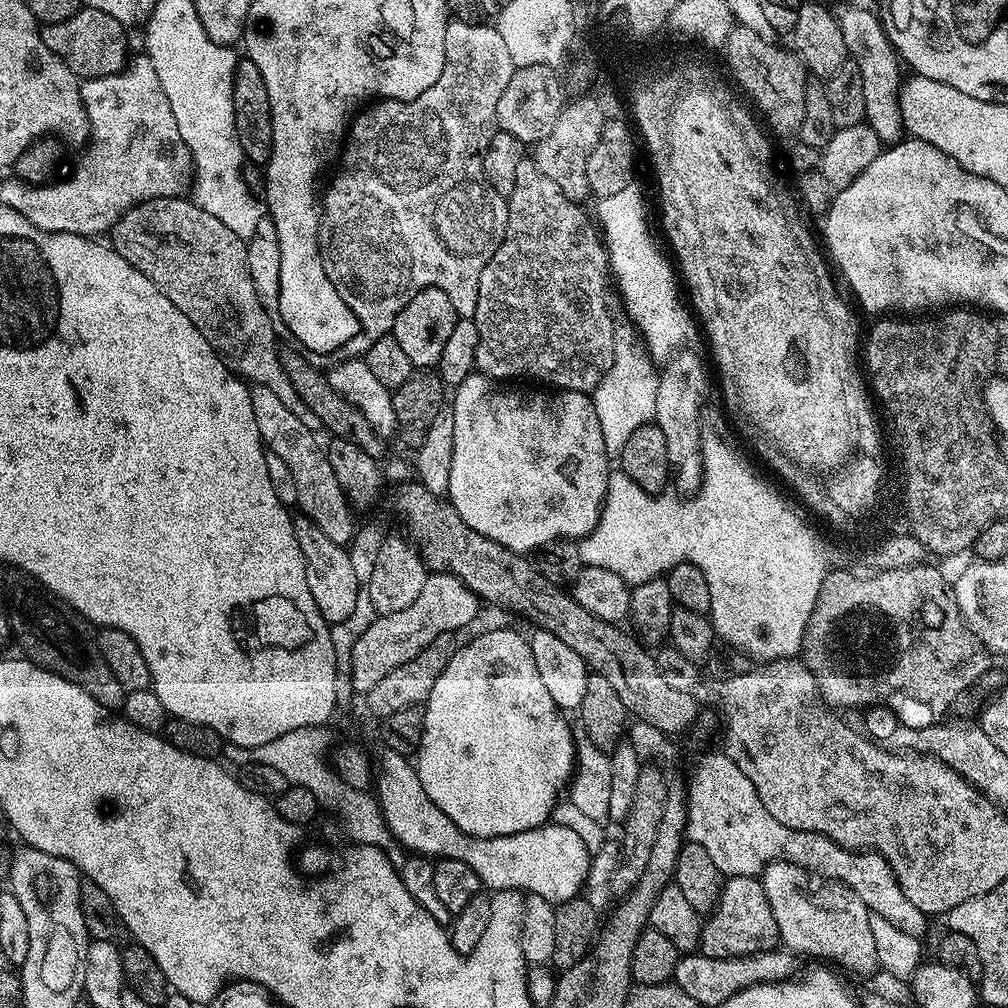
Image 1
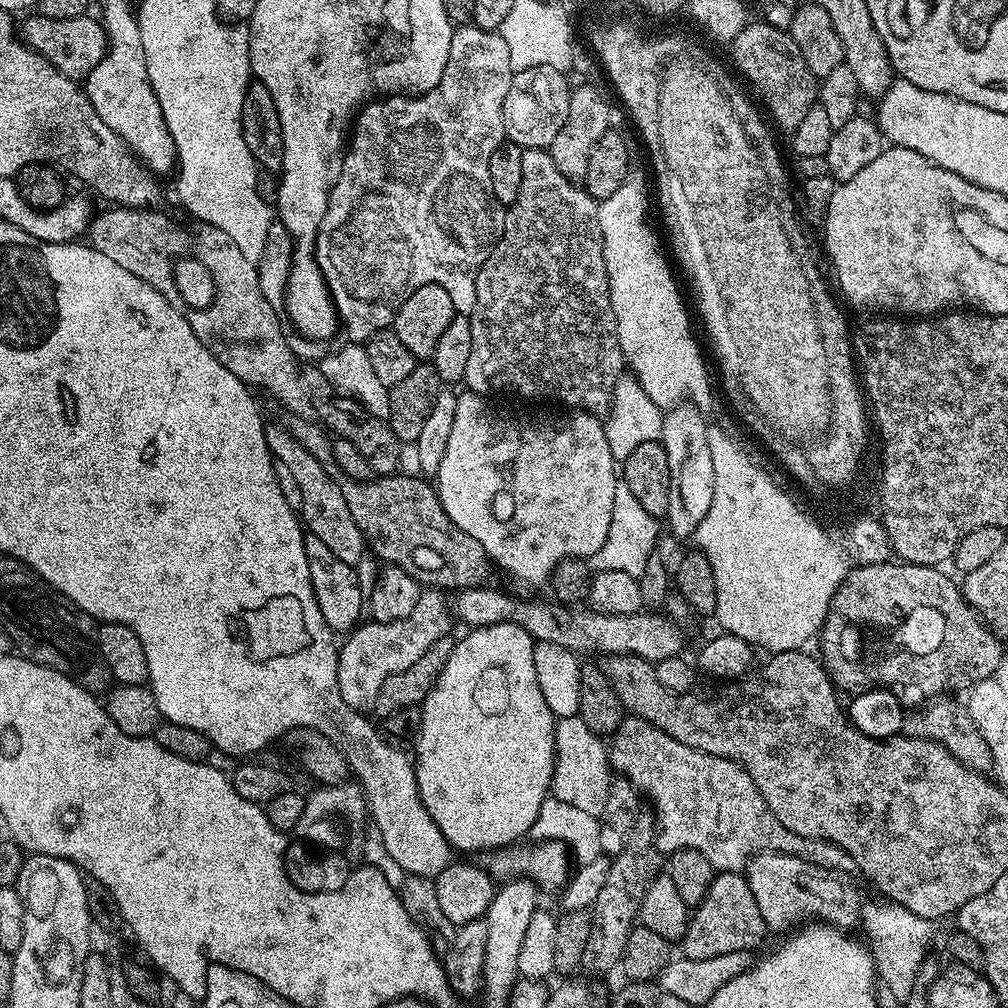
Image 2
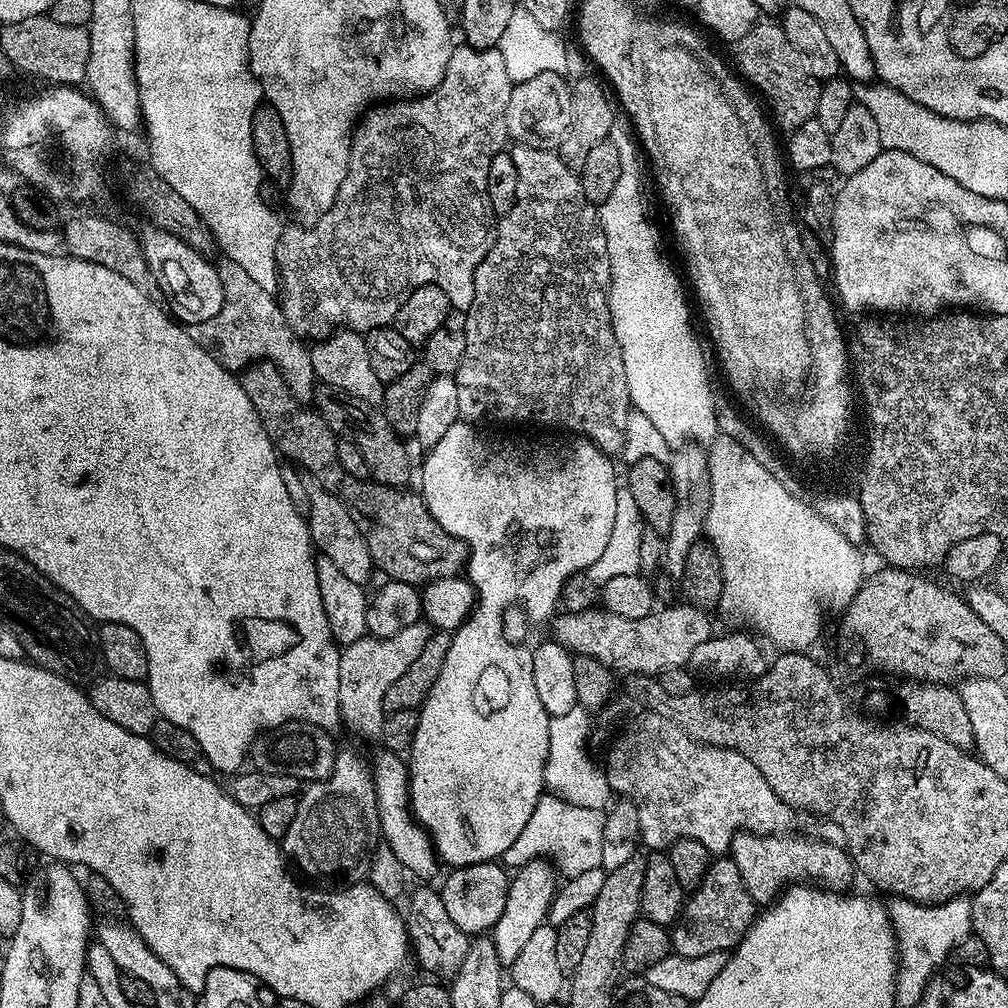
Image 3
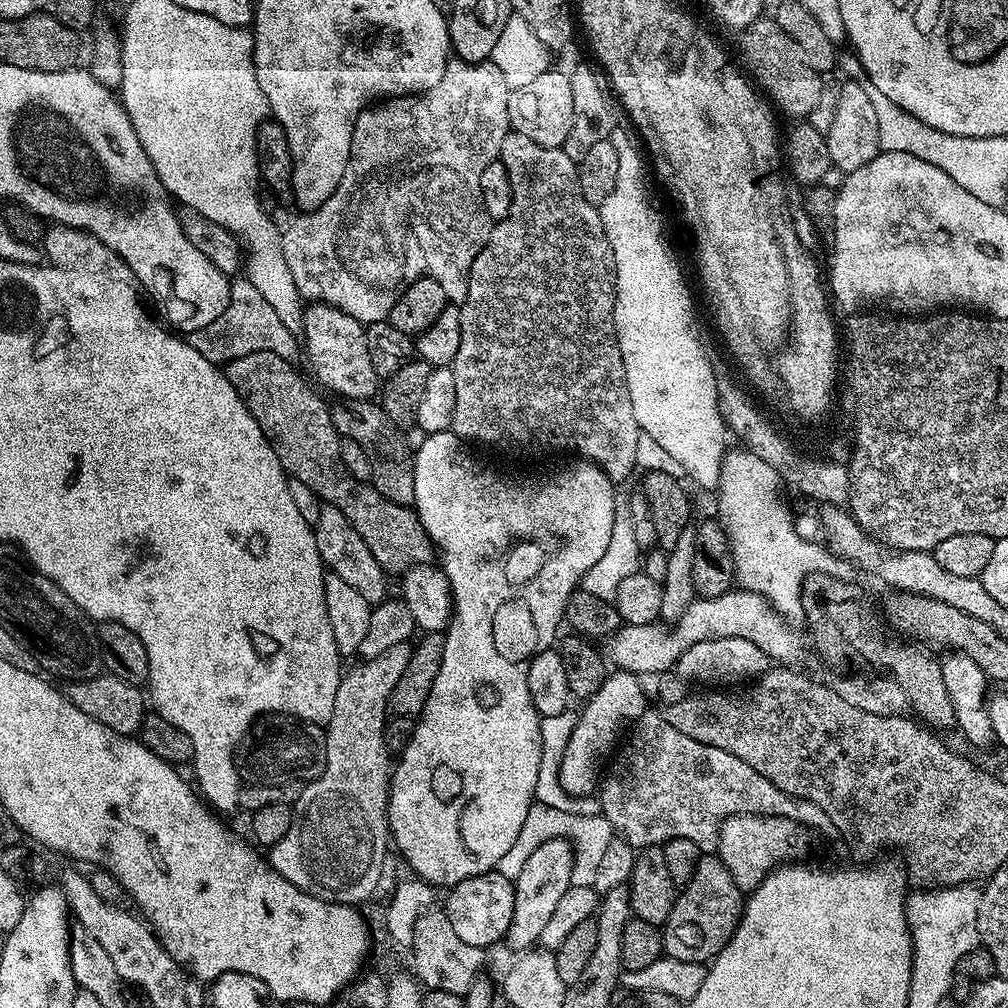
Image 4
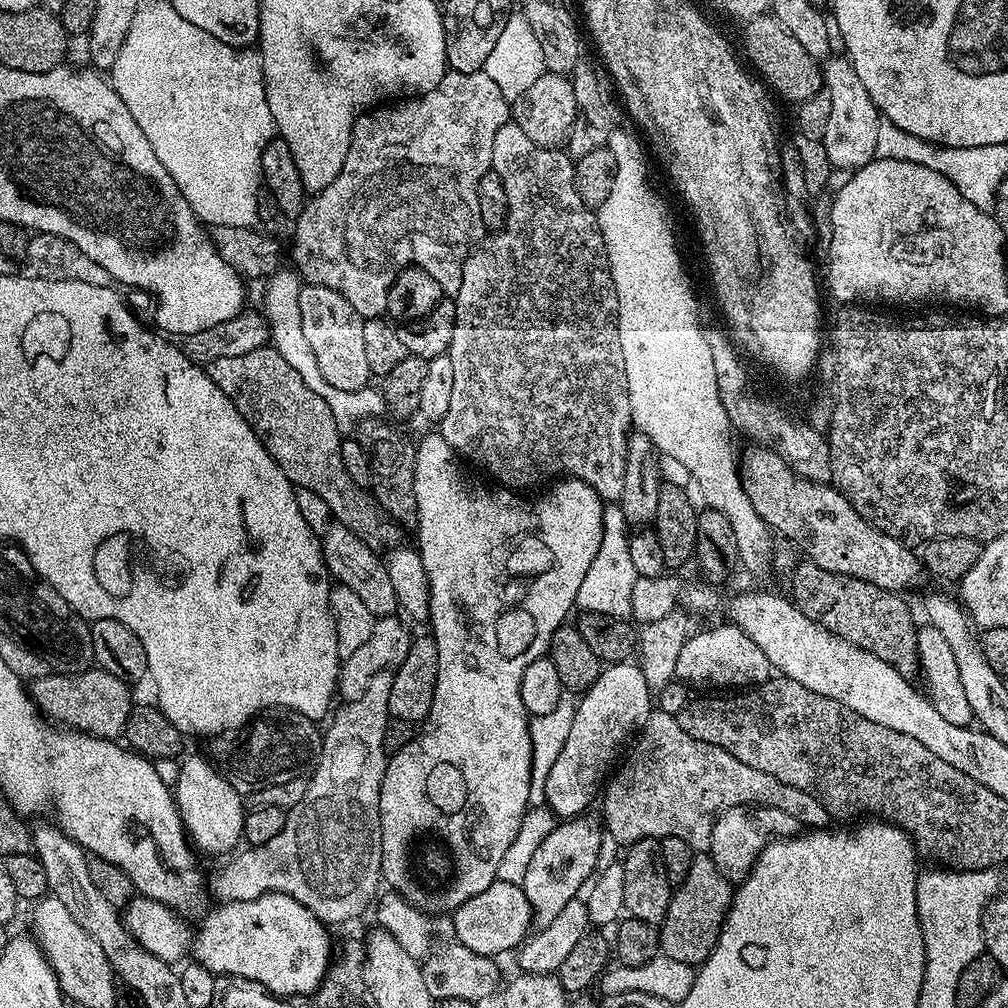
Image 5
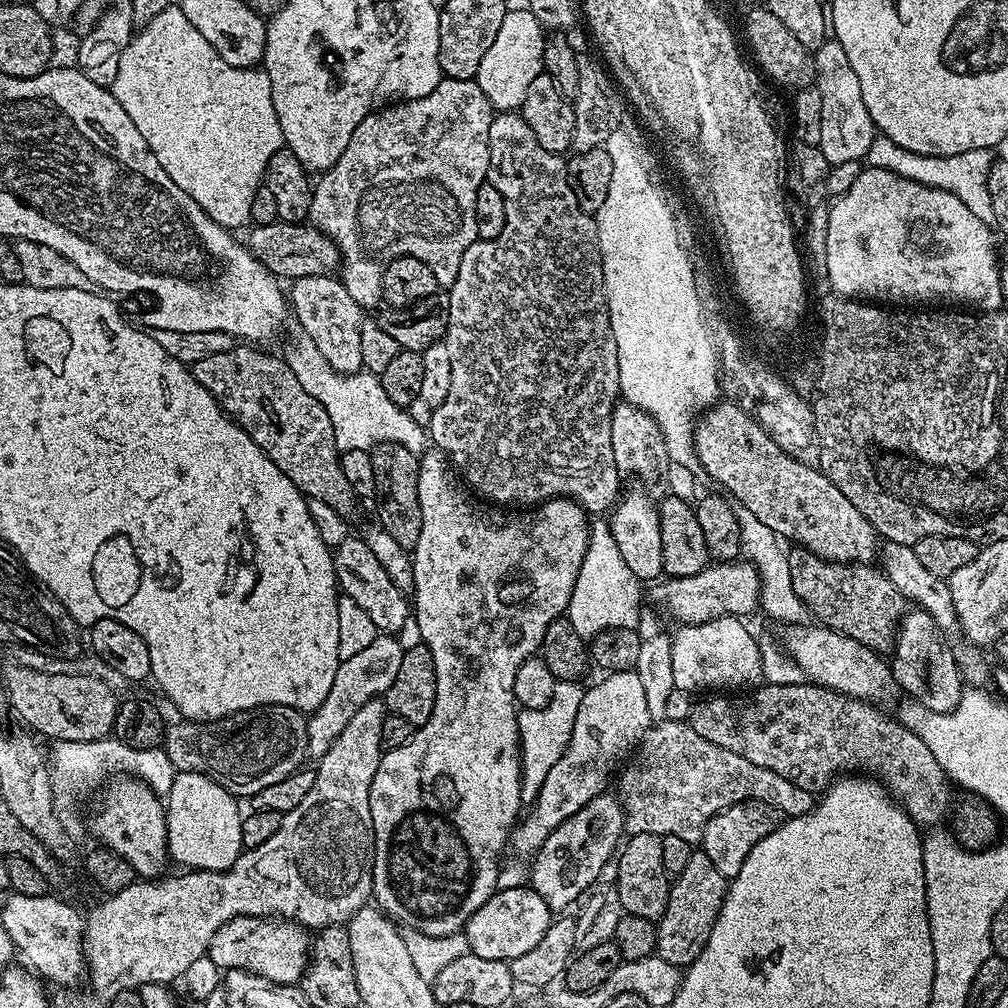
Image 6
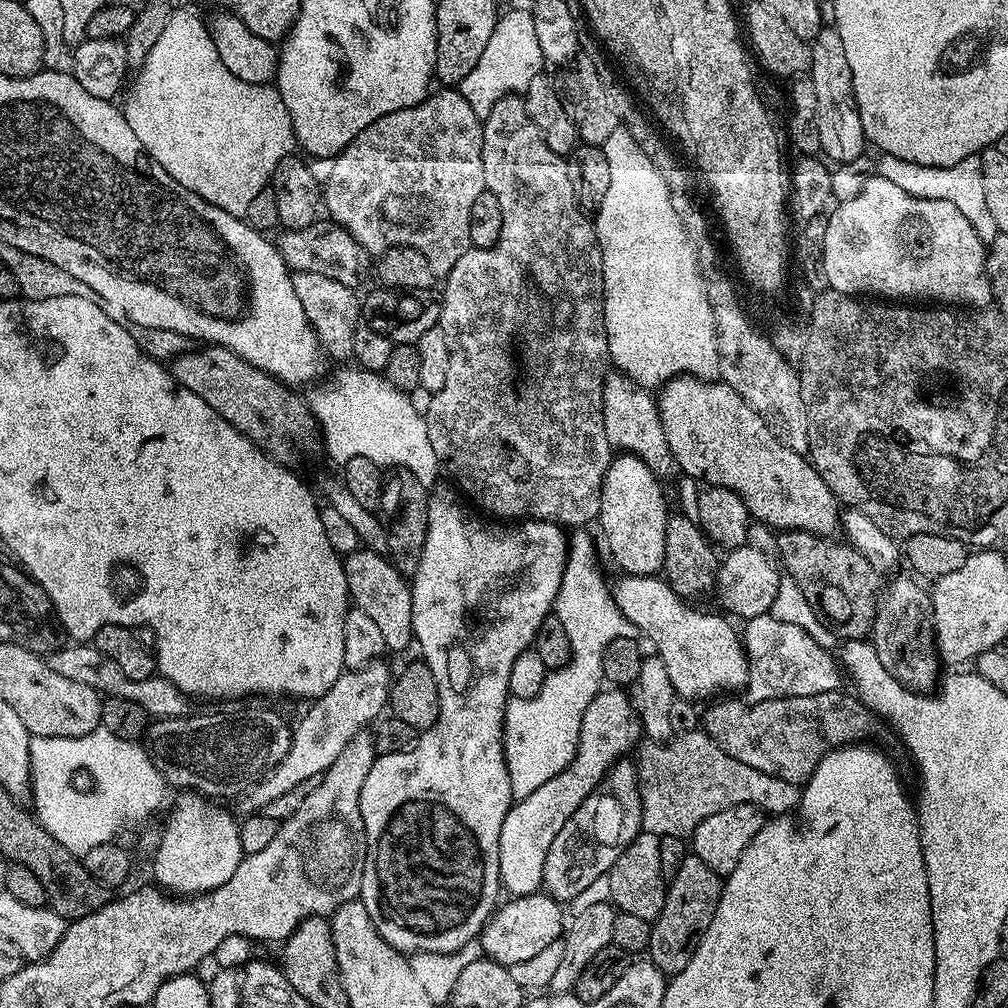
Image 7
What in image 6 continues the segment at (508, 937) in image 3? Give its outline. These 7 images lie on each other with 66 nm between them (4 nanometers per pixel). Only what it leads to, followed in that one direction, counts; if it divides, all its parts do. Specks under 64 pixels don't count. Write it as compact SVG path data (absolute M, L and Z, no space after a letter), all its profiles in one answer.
M603 794L595 797L586 803L586 806L582 806L582 810L578 810L572 817L566 818L566 822L562 822L562 826L553 830L550 838L546 838L546 842L542 842L536 855L531 857L530 886L539 894L542 902L546 902L548 908L559 910L559 908L570 907L572 903L575 905L597 883L595 880L603 874L604 867L607 864L609 867L610 861L617 855L622 844L622 837L625 835L624 805L615 795L612 796Z

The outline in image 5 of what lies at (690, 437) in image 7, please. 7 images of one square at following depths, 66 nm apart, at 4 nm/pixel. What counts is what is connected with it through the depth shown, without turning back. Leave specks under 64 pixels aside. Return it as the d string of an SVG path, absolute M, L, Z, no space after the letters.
M752 446L748 465L742 468L744 490L754 510L775 533L793 540L807 559L822 570L862 578L879 588L900 594L922 573L922 560L902 540L878 530L831 483L816 483L799 476L777 452Z

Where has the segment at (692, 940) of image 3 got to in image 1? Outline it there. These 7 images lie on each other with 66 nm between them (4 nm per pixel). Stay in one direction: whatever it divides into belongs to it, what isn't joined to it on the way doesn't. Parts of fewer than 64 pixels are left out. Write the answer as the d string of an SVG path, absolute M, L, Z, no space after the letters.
M730 876L723 881L716 909L707 913L700 929L699 955L706 958L753 956L773 951L780 944L778 922L770 914L766 894L755 876Z

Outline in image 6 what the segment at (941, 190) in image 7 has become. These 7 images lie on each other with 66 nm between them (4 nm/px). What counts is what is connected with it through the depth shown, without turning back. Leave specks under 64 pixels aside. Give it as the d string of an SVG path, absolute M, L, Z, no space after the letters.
M876 135L866 157L867 167L878 170L890 170L902 178L916 180L919 184L929 184L932 188L941 188L966 202L973 214L978 214L982 222L994 225L994 210L990 207L990 190L986 190L986 178L990 174L993 153L987 148L982 150L966 150L966 154L953 156L923 156L910 150L902 150L898 142L890 142L890 138Z

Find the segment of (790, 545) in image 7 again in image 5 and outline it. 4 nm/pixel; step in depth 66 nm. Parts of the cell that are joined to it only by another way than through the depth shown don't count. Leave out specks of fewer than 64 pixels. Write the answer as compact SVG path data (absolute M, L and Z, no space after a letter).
M803 562L792 572L790 599L806 618L821 624L835 636L890 662L899 672L917 671L916 634L918 624L912 621L912 612L903 595L874 586L862 578L822 570L811 562Z

